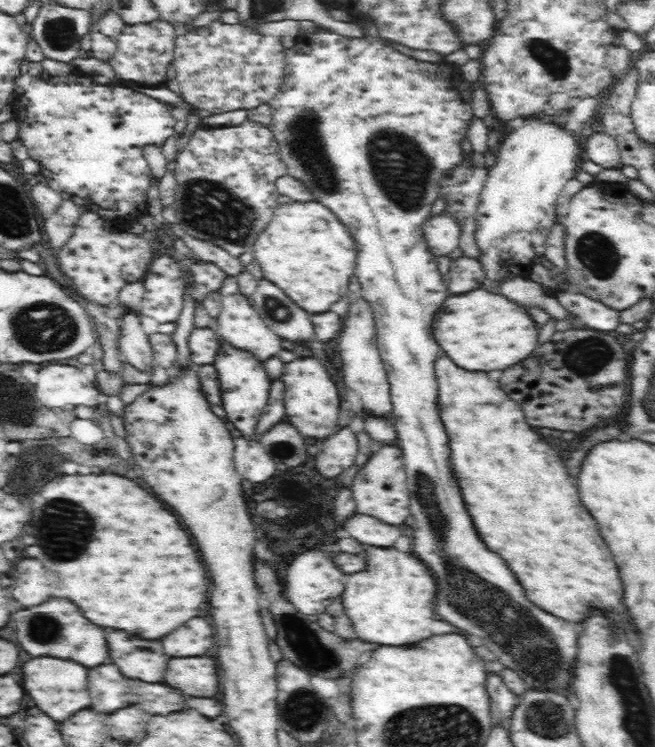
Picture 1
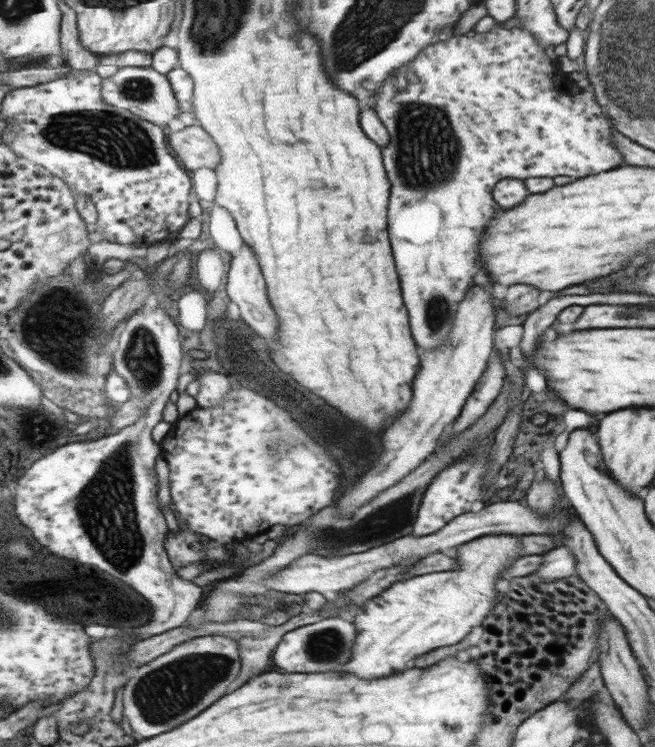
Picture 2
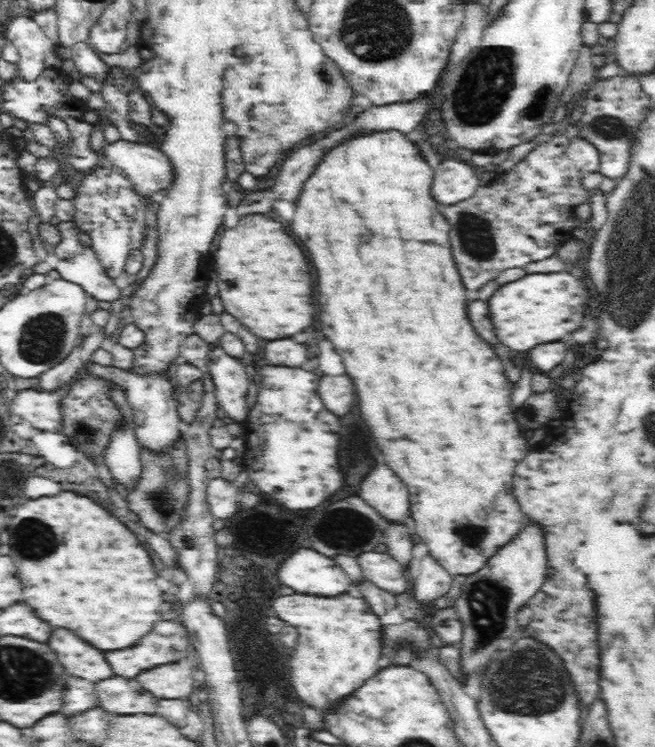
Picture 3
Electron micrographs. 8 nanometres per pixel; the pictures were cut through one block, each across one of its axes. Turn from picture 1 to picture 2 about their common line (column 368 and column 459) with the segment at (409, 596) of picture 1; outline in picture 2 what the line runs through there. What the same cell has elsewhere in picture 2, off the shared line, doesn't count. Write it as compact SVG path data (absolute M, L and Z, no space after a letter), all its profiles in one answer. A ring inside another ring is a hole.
M517 535L481 536L471 544L467 542L457 548L457 566L453 570L395 582L387 590L382 590L379 596L367 599L352 620L357 636L349 664L345 664L343 670L357 674L357 678L373 680L387 676L389 672L401 672L405 662L419 654L461 642L469 628L479 626L486 619L497 596L495 580L499 572L519 559L515 558L519 550L521 546Z

